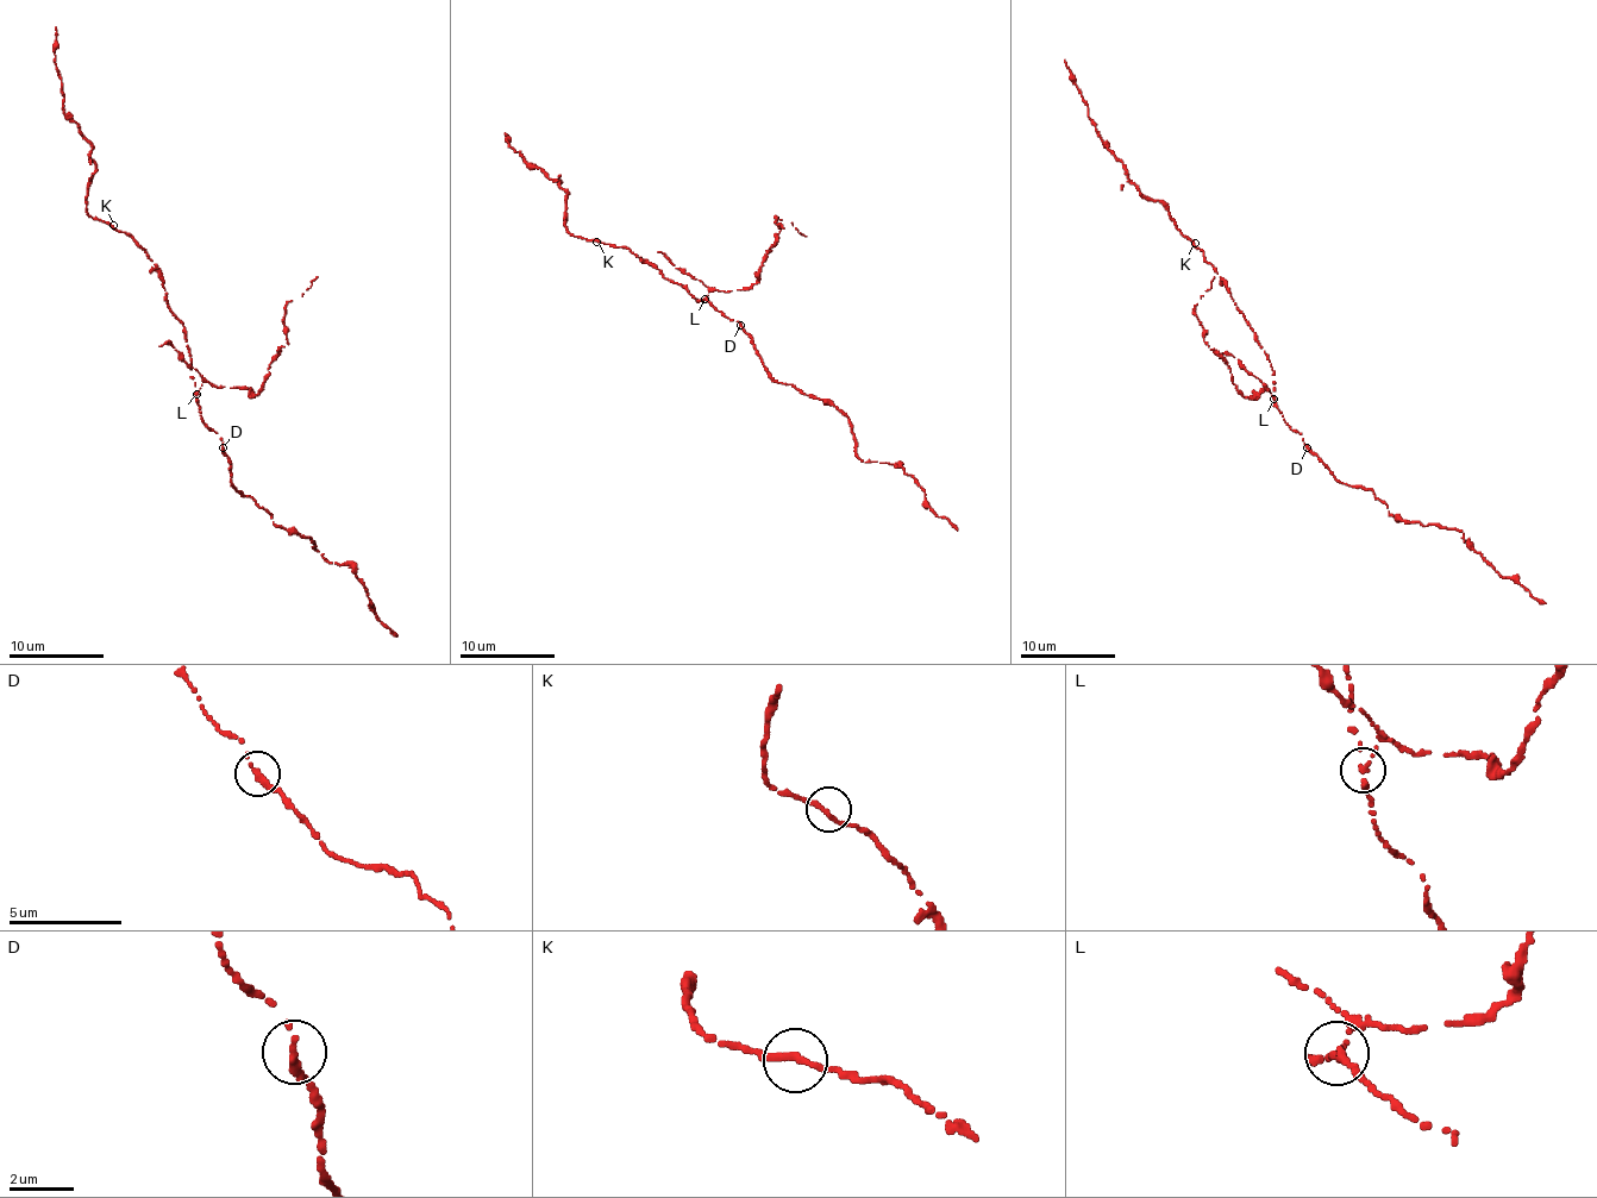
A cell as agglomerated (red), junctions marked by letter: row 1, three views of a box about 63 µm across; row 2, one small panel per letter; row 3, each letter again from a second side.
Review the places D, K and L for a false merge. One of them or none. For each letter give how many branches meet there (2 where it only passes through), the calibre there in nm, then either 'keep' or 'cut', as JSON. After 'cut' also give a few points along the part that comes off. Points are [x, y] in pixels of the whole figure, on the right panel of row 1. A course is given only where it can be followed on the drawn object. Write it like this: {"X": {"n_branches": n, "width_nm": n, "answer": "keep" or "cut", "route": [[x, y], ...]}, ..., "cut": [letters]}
{"D": {"n_branches": 1, "width_nm": 340, "answer": "keep"}, "K": {"n_branches": 2, "width_nm": 240, "answer": "keep"}, "L": {"n_branches": 1, "width_nm": 280, "answer": "cut", "route": [[1273, 400], [1265, 387], [1269, 390], [1248, 397], [1241, 394], [1231, 370], [1209, 345], [1195, 309], [1215, 276]]}, "cut": ["L"]}

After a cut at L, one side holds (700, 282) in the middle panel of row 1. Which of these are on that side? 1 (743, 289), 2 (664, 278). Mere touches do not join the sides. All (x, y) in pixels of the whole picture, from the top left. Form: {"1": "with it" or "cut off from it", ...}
{"1": "with it", "2": "cut off from it"}

